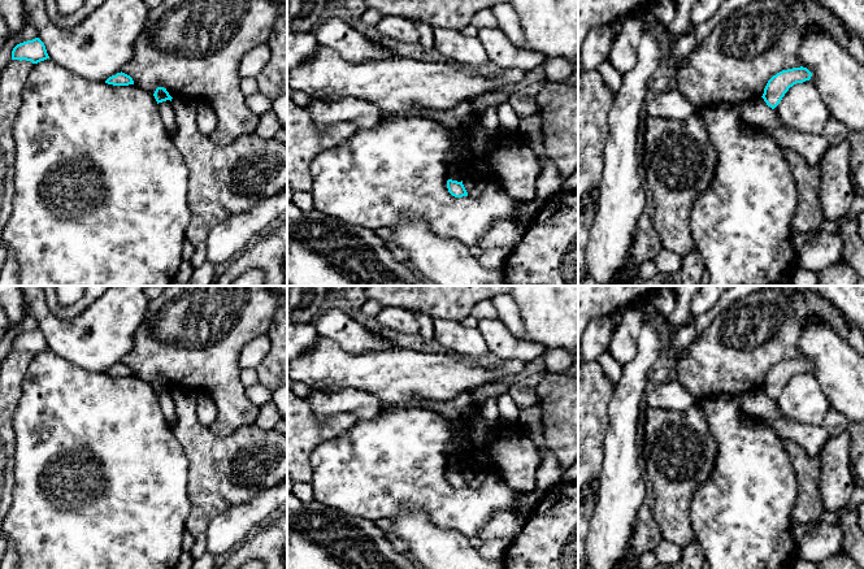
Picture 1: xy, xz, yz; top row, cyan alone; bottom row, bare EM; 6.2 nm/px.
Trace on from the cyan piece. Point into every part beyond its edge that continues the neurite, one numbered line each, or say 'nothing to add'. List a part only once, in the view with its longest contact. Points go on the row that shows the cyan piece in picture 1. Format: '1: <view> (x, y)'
nothing to add

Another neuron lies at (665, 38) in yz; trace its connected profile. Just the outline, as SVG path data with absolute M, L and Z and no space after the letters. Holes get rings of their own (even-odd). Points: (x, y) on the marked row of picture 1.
M665 30L659 38L659 47L661 49L663 62L665 62L667 57L670 53L670 42L672 42L672 34Z

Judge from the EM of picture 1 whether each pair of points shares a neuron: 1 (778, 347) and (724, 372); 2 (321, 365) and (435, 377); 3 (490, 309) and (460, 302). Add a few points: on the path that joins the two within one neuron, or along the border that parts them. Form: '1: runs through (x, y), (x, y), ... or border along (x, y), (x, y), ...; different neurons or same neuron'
1: runs through (765, 347), (747, 348), (737, 359); same neuron
2: runs through (350, 372), (407, 376); same neuron
3: border along (490, 299), (482, 299), (469, 315); different neurons

